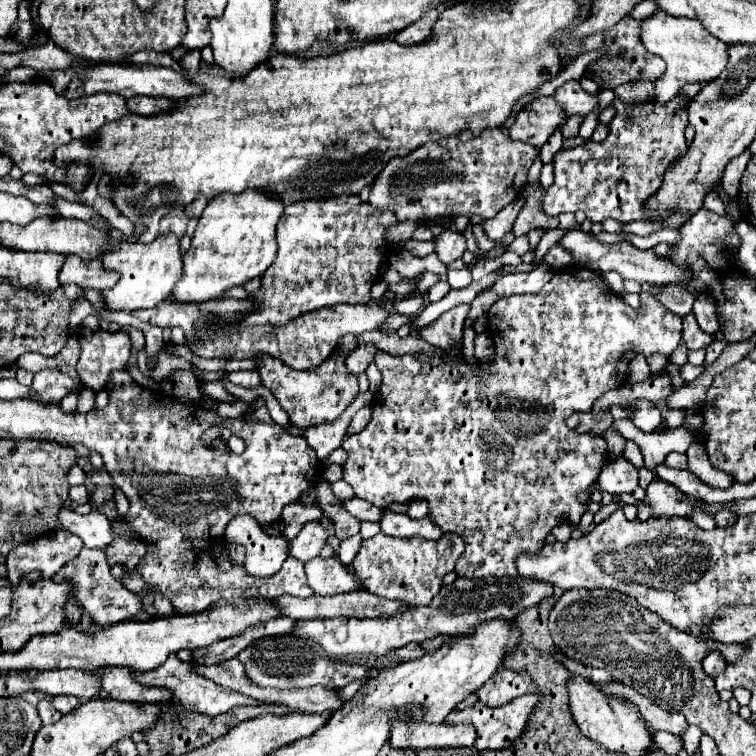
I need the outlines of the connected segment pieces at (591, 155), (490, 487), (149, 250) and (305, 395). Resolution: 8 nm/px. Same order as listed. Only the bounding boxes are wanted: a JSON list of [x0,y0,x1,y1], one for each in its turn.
[[543,91,691,223],[341,267,681,579],[103,233,183,311],[255,335,359,429]]

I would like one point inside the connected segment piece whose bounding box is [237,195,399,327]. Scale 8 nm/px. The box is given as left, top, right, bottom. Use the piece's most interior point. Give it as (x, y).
(331, 251)

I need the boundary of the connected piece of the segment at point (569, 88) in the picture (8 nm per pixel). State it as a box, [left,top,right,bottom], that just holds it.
[555,79,599,117]

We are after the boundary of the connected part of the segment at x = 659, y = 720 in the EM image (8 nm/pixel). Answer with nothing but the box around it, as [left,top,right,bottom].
[603,681,689,737]

